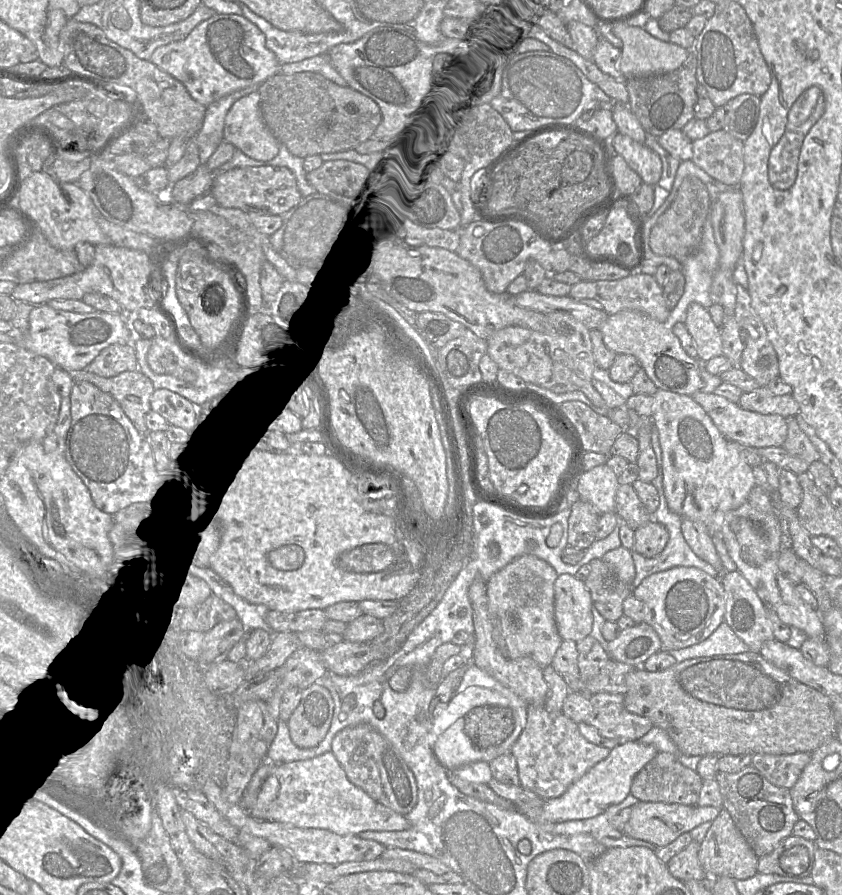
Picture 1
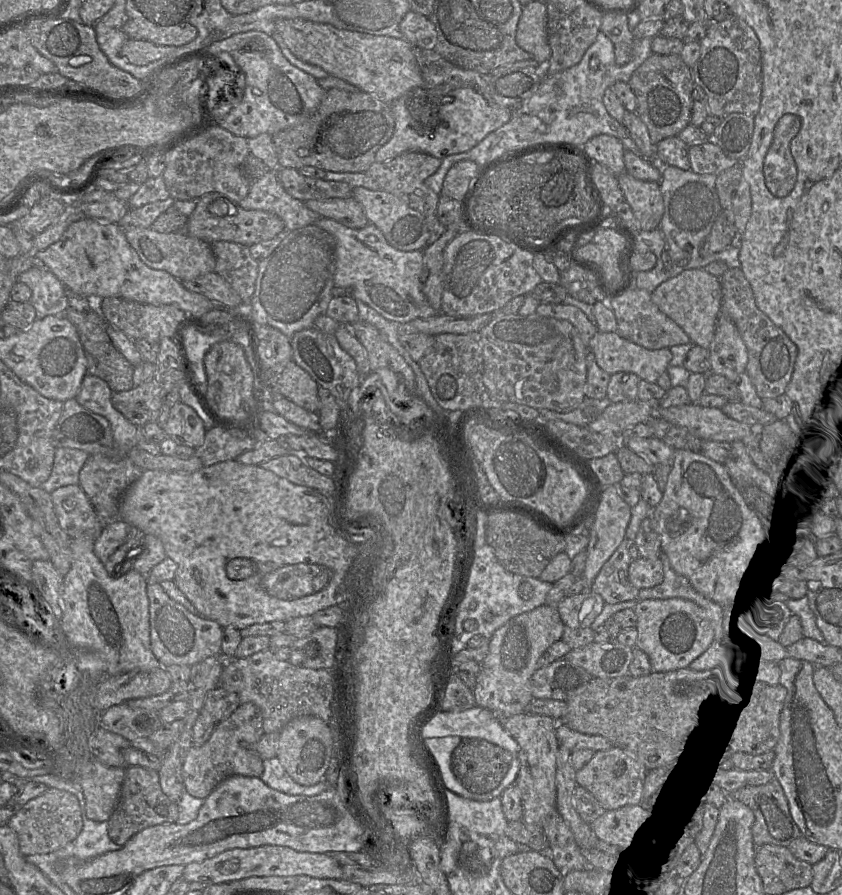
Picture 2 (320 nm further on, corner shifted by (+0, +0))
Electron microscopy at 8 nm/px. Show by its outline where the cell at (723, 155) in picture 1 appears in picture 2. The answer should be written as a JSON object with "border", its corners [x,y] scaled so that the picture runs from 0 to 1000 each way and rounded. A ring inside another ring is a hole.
{"border":[[[841,156],[835,161],[818,165],[819,189],[828,194],[848,194],[878,183],[878,180],[865,175],[848,158]]]}

